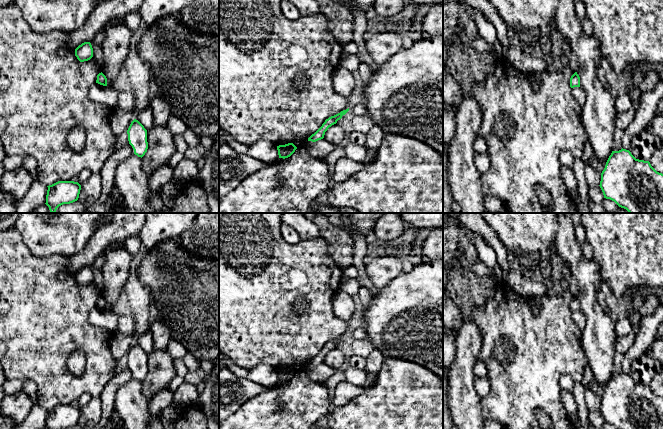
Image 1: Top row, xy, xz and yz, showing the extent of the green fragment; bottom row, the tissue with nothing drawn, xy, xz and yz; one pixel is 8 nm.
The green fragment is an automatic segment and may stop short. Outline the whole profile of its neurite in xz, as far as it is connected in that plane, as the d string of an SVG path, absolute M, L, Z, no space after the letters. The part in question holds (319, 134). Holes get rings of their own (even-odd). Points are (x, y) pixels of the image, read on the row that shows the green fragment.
M349 108L326 119L325 122L322 124L322 126L308 138L308 141L316 142L318 140L323 139L325 132L328 130L328 128L336 124L337 121L340 120L342 116L345 115L348 111L349 111Z

